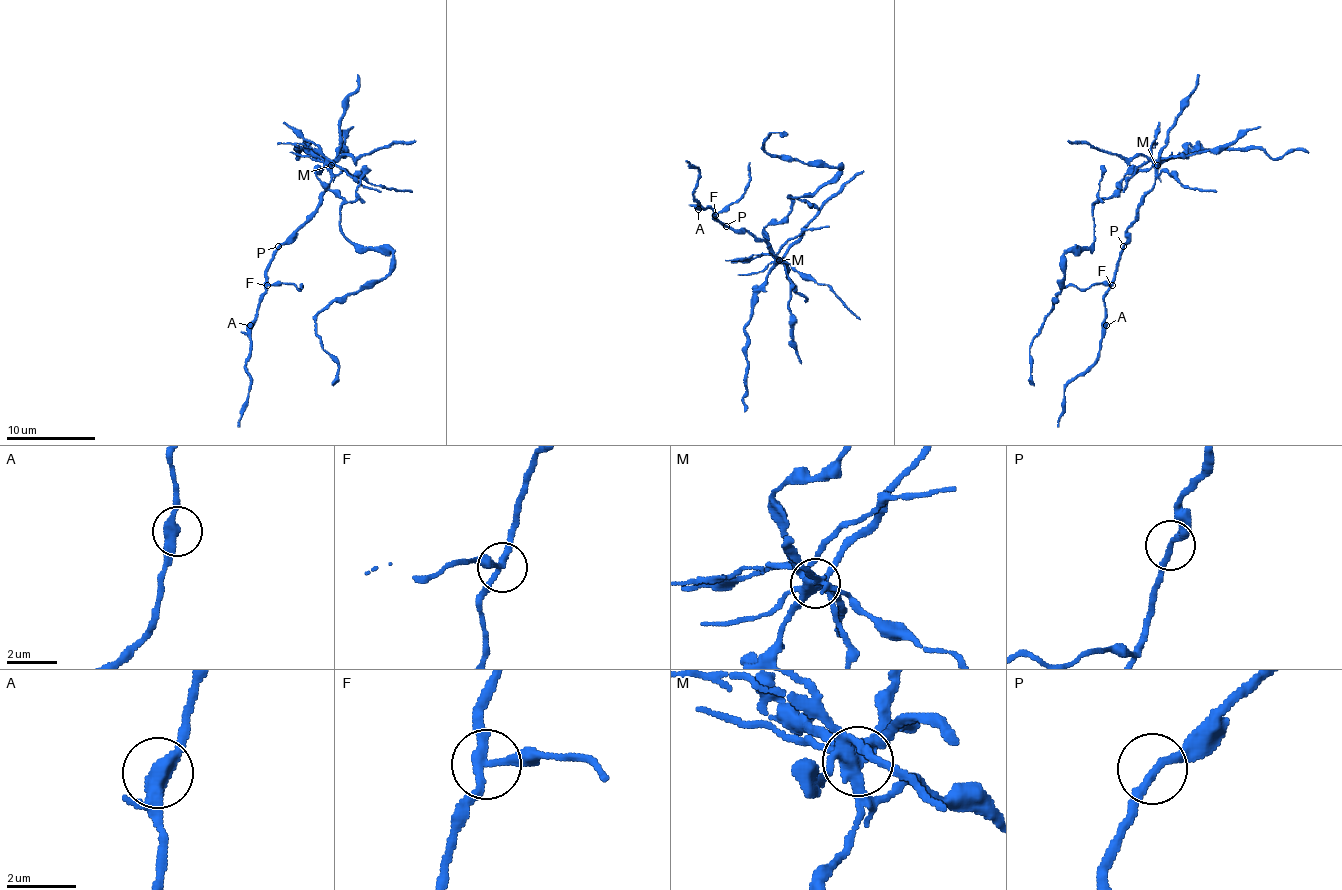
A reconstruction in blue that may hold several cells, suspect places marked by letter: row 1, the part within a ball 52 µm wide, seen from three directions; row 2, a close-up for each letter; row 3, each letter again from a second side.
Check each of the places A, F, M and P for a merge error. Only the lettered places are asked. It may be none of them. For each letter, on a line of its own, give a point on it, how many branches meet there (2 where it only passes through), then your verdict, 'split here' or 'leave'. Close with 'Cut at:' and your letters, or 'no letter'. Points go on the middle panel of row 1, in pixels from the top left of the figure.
A: at (698, 209); 3 branches meet; leave
F: at (715, 215); 3 branches meet; split here
M: at (779, 260); 8 branches meet; split here
P: at (726, 226); 2 branches meet; leave
Cut at: F, M

